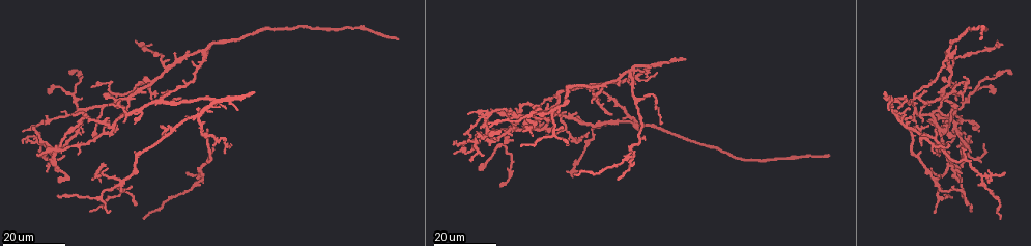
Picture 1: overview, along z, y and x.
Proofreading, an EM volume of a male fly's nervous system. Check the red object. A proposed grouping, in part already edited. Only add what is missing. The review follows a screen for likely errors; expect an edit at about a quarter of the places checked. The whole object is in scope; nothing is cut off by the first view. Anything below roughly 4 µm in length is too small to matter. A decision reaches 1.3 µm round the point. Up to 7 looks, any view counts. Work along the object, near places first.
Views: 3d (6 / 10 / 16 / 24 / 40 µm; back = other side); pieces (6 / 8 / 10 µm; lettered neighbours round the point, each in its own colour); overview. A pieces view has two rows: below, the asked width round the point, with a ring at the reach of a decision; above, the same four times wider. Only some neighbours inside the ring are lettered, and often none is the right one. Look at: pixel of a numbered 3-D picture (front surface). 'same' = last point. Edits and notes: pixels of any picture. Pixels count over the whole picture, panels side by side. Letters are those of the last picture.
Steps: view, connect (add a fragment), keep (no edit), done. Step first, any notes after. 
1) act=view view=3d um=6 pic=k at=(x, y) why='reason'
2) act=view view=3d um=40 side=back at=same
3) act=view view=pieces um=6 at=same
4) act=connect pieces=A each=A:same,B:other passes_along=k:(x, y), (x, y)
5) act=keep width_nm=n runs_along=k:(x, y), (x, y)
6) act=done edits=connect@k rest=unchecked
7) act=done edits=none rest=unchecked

act=view view=3d um=24 pic=1 at=(954, 134) why='tapers out'

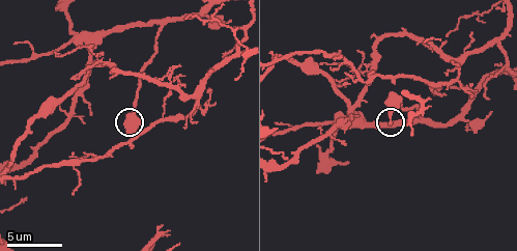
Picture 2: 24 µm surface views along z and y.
act=view view=pieces um=10 pic=2 at=(389, 123) why='see the neighbours'

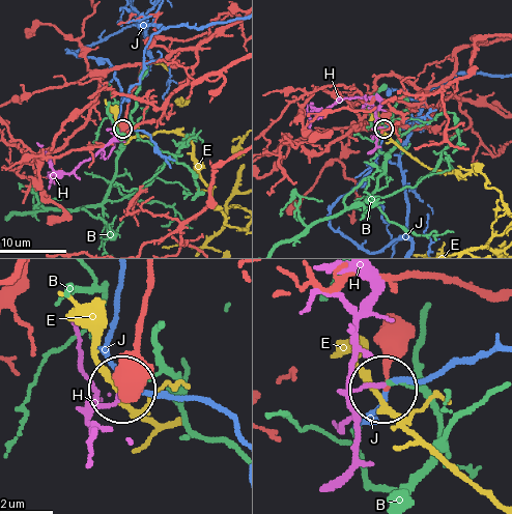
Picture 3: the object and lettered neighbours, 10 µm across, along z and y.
act=keep each=B:other,E:other,H:other,J:other found='none of them fits'

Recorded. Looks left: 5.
act=view view=3d um=16 pic=1 at=(940, 98) why='an open end'

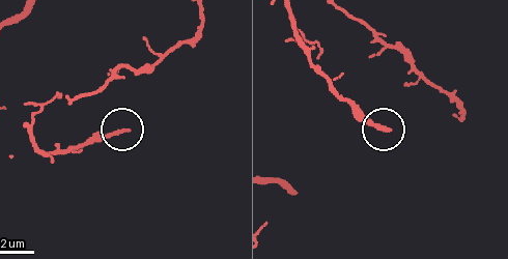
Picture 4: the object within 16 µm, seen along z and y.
act=view view=pieces um=10 pic=4 at=(127, 130)

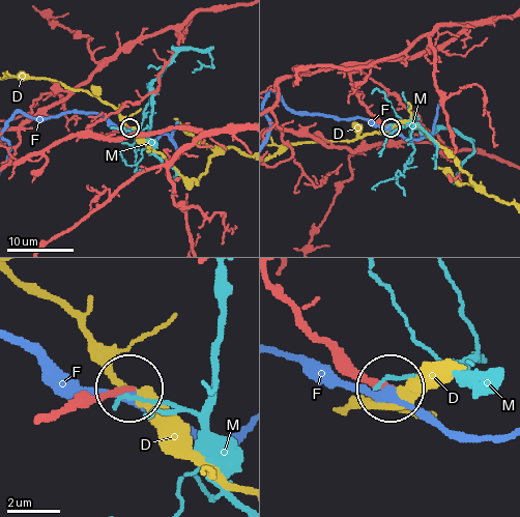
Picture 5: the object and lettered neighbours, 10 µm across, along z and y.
act=keep width_nm=220 each=D:other,F:other,M:other found='no lettered fragment goes on from it'

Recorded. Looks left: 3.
act=view view=3d um=16 pic=1 at=(982, 38) why='long arm stops here'

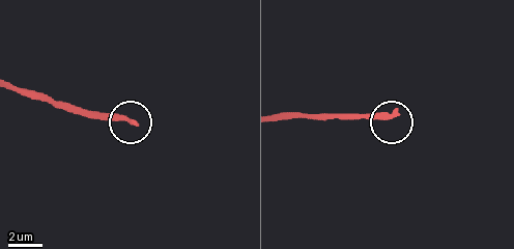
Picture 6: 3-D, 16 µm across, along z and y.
act=view view=pieces um=10 pic=6 at=(397, 115)

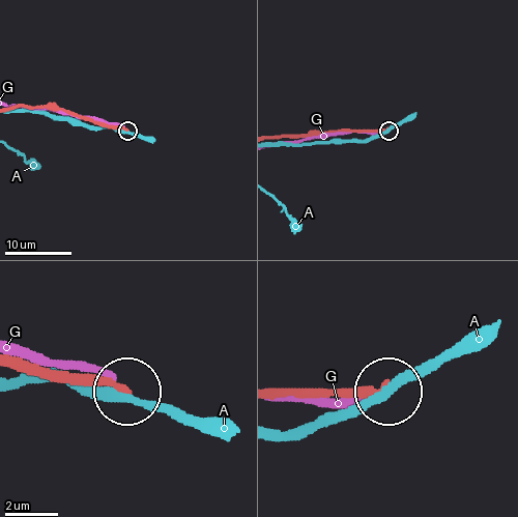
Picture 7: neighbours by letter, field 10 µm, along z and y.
act=keep each=A:other,G:other runs_along=7:(281, 392), (385, 392) found='none of them fits'

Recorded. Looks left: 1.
act=done edits=none rest=unchecked

